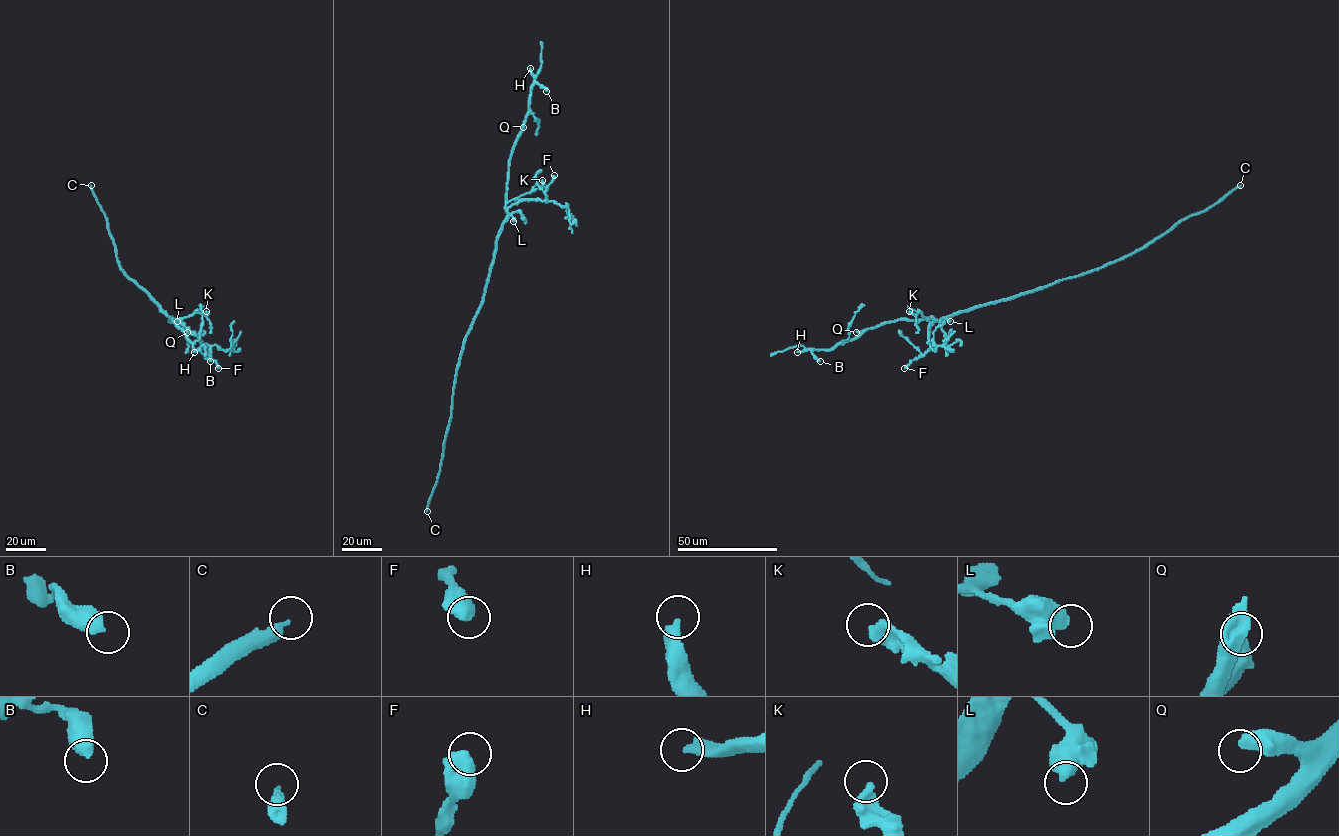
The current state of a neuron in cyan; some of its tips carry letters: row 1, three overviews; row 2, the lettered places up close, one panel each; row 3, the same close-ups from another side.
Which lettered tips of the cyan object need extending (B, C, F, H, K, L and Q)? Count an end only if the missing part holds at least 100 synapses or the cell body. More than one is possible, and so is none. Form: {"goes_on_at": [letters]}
{"goes_on_at": ["H"]}

